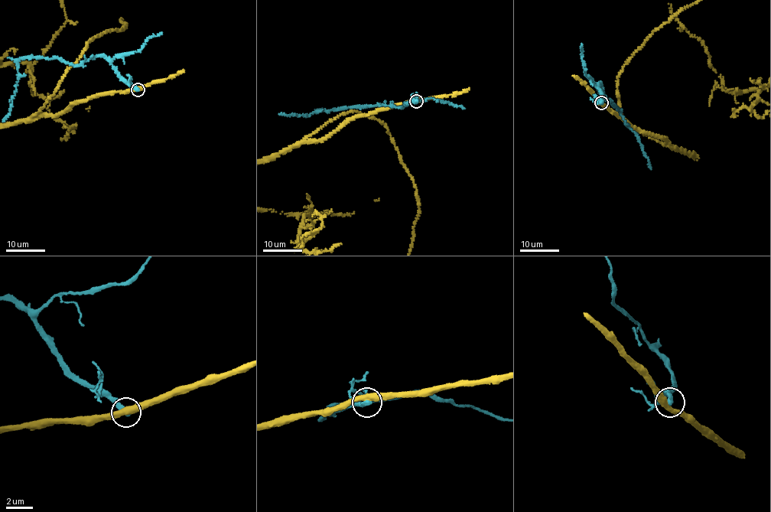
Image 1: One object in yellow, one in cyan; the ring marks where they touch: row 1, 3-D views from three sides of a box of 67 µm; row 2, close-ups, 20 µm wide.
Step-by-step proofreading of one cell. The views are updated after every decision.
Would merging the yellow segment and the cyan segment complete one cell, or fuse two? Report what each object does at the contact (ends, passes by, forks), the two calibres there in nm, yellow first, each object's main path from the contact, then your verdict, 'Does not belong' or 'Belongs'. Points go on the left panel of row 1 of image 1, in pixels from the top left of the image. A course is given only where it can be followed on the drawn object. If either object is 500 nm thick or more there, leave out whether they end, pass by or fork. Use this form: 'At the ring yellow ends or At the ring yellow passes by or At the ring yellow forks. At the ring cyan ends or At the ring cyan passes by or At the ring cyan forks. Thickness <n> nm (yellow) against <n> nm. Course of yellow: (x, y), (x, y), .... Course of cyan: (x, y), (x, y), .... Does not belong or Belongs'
At the ring yellow passes by. At the ring cyan ends. Thickness 440 nm (yellow) against 400 nm. Course of cyan: (138, 89), (102, 57), (73, 65), (55, 57), (22, 57), (18, 61), (18, 77), (10, 112), (3, 122). Does not belong

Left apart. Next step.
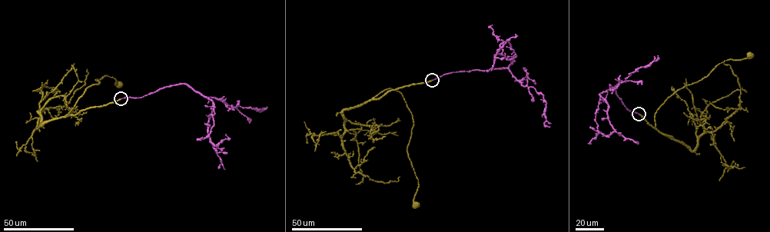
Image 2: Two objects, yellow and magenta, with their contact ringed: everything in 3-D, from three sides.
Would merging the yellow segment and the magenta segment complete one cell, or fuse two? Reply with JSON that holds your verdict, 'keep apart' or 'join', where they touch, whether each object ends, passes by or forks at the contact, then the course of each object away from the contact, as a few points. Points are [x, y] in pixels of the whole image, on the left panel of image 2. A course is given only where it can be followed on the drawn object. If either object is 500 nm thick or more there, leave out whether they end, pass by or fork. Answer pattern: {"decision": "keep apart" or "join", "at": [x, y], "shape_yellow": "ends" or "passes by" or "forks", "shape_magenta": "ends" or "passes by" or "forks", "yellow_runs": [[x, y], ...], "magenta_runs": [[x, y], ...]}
{"decision": "join", "at": [121, 98], "shape_yellow": "ends", "shape_magenta": "ends", "yellow_runs": [[121, 99], [66, 116], [86, 88], [98, 84], [96, 80], [106, 75], [119, 84]], "magenta_runs": [[121, 99], [144, 96], [187, 84], [212, 102], [207, 124], [210, 140], [217, 147], [227, 139], [226, 134]]}

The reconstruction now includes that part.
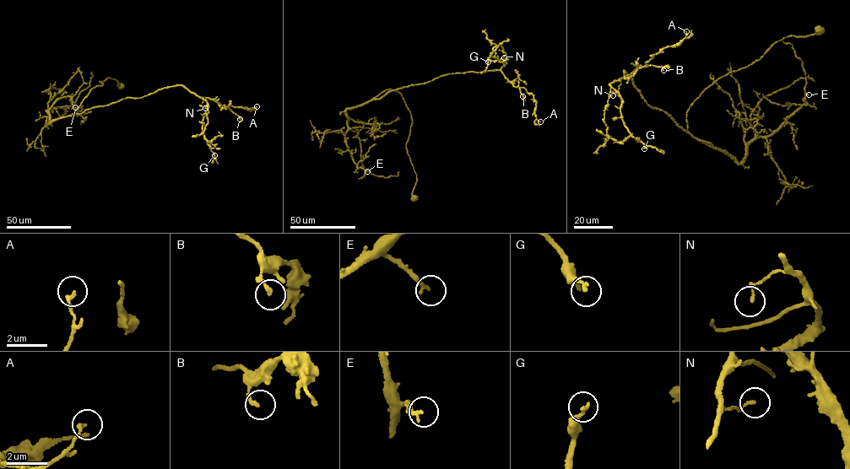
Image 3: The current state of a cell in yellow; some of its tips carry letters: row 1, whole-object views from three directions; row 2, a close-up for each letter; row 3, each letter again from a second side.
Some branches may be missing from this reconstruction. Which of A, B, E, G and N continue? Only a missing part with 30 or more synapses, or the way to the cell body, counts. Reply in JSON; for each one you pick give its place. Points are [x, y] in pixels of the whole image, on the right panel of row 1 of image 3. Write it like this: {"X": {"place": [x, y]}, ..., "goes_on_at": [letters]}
{"E": {"place": [809, 94]}, "goes_on_at": ["E"]}

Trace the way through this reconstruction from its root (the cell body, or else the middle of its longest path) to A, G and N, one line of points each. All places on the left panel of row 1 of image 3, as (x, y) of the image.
A: (121, 85), (110, 78), (100, 81), (72, 114), (182, 84), (222, 105), (257, 106)
G: (121, 85), (110, 78), (100, 81), (72, 114), (182, 84), (207, 102), (203, 129), (214, 155)
N: (121, 85), (110, 78), (100, 81), (103, 84), (90, 89), (72, 114), (182, 84), (206, 101), (205, 108)

